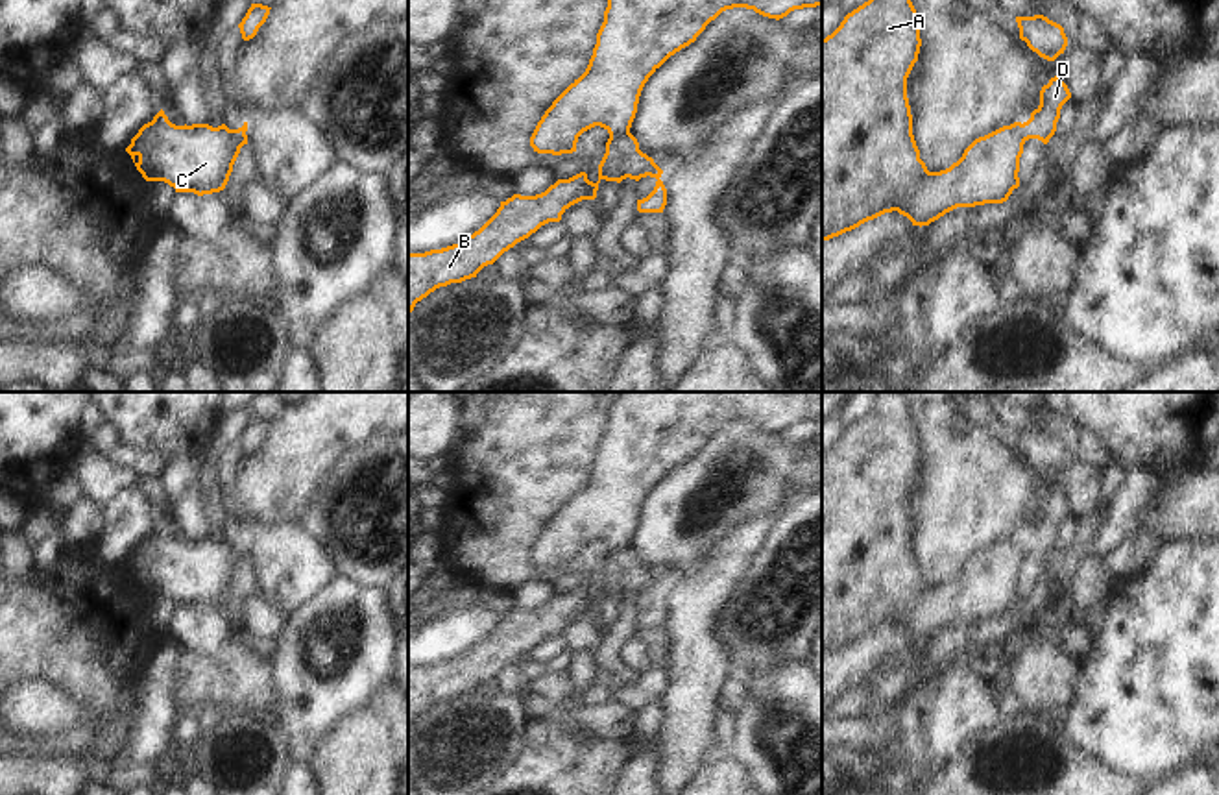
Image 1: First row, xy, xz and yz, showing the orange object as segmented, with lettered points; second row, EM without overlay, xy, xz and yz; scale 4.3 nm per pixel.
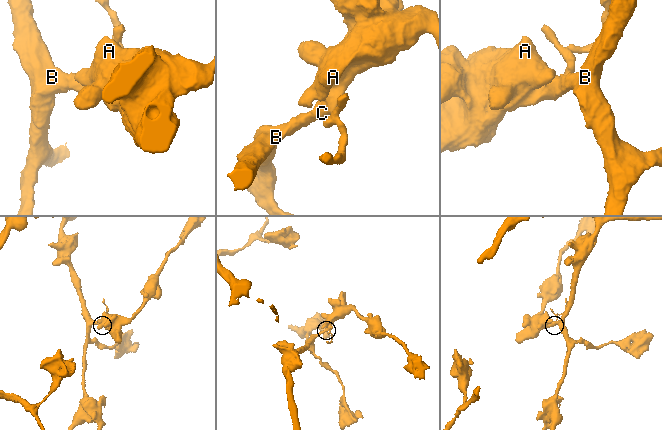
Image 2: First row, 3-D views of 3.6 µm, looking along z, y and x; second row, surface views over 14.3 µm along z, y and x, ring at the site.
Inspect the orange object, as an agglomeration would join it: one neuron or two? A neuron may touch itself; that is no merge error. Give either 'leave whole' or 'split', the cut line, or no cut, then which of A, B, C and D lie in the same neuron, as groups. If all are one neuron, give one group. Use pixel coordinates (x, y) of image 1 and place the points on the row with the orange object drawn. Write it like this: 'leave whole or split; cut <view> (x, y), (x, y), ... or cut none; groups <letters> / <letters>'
split; cut yz (1022, 124), (1025, 139); groups A B C / D

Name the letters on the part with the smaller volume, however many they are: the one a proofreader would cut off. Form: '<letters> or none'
D

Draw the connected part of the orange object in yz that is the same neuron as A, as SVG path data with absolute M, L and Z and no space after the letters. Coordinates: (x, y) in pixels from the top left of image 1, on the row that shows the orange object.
M868 0L822 39L822 240L892 211L907 216L912 226L929 226L957 207L1003 203L1020 187L1020 157L1025 144L1021 122L975 139L949 168L927 170L912 135L907 98L907 78L918 61L920 46L918 15L911 0Z

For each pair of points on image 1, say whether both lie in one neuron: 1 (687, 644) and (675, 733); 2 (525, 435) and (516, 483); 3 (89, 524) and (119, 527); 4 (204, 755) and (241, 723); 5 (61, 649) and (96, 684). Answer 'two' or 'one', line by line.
1: one
2: one
3: two
4: one
5: one

